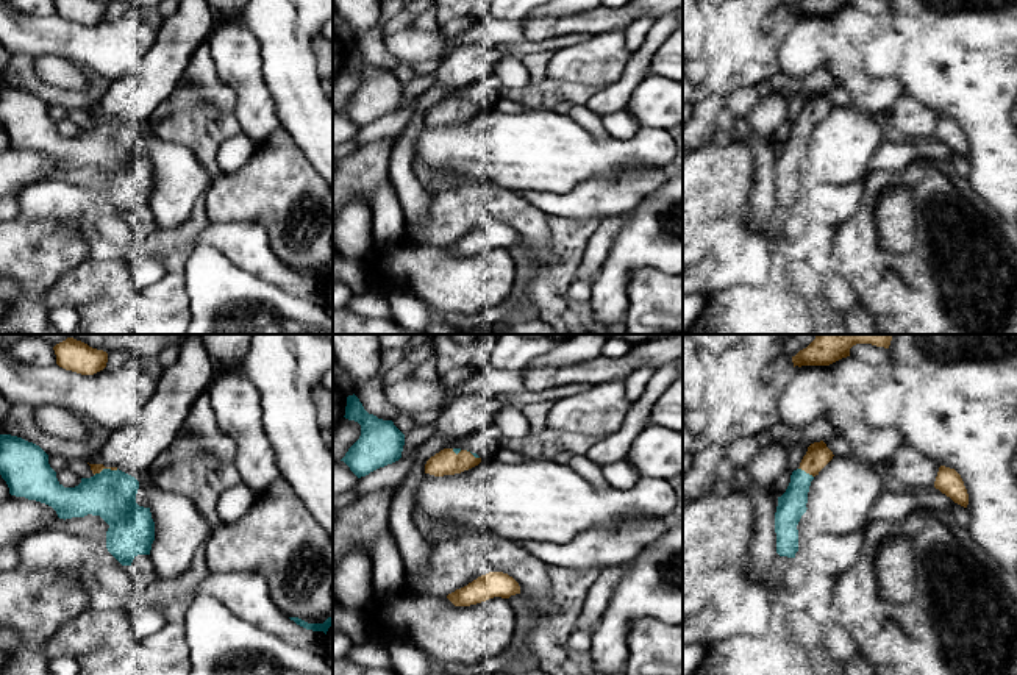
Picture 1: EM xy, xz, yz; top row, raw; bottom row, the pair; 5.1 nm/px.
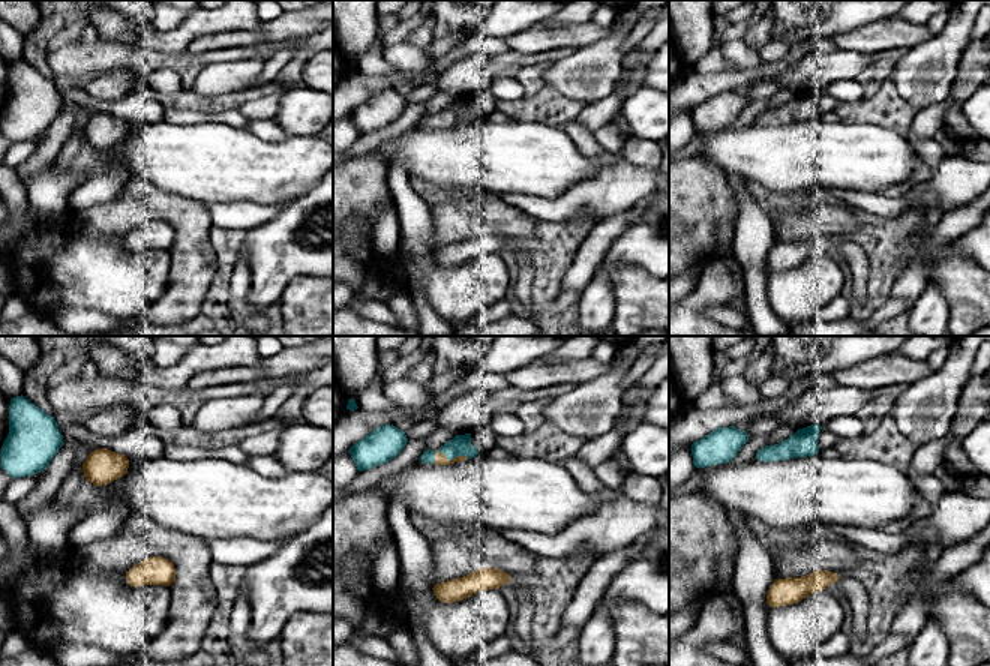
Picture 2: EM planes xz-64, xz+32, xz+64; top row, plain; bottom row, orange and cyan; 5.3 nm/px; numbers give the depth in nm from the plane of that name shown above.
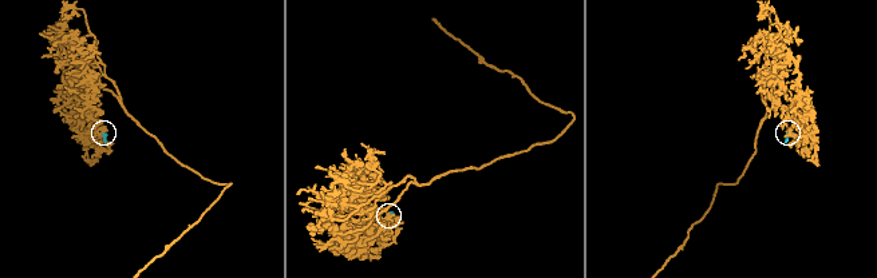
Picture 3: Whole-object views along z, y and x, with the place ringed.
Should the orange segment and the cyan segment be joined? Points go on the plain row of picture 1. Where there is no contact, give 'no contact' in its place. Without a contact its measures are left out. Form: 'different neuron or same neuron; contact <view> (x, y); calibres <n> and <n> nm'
same neuron; contact xy (105, 117); calibres 50 and 260 nm

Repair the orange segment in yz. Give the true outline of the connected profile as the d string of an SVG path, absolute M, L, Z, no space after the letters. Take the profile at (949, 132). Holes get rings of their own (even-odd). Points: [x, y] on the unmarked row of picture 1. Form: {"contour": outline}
{"contour": "M940 116L934 131L934 138L950 147L955 153L967 158L969 144L961 125L955 119Z"}

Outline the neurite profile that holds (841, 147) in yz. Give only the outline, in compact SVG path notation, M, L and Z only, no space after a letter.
M853 105L833 106L811 131L806 158L822 183L851 184L865 178L872 158L887 138L870 114Z

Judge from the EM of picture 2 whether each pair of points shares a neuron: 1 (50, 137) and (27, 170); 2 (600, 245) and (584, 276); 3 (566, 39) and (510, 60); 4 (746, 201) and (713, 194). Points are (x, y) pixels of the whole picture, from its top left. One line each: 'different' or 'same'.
1: same
2: same
3: different
4: different

